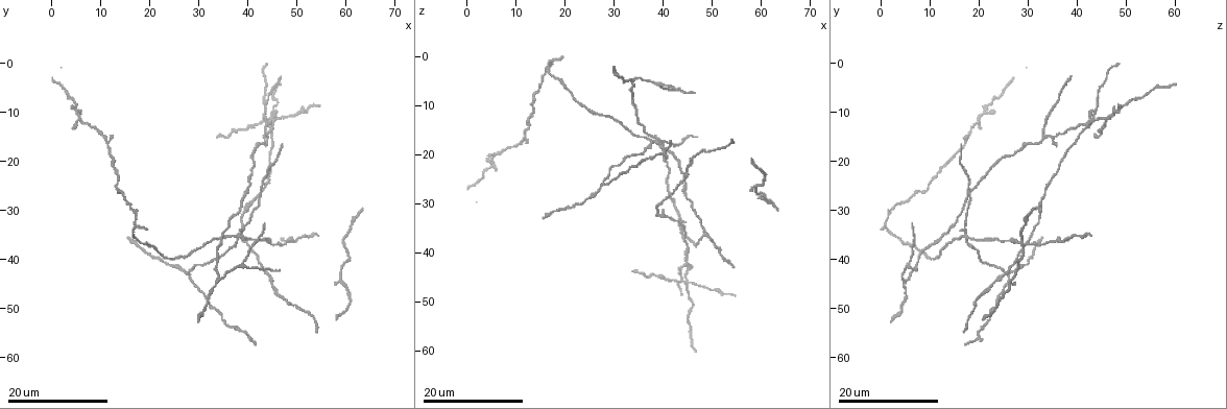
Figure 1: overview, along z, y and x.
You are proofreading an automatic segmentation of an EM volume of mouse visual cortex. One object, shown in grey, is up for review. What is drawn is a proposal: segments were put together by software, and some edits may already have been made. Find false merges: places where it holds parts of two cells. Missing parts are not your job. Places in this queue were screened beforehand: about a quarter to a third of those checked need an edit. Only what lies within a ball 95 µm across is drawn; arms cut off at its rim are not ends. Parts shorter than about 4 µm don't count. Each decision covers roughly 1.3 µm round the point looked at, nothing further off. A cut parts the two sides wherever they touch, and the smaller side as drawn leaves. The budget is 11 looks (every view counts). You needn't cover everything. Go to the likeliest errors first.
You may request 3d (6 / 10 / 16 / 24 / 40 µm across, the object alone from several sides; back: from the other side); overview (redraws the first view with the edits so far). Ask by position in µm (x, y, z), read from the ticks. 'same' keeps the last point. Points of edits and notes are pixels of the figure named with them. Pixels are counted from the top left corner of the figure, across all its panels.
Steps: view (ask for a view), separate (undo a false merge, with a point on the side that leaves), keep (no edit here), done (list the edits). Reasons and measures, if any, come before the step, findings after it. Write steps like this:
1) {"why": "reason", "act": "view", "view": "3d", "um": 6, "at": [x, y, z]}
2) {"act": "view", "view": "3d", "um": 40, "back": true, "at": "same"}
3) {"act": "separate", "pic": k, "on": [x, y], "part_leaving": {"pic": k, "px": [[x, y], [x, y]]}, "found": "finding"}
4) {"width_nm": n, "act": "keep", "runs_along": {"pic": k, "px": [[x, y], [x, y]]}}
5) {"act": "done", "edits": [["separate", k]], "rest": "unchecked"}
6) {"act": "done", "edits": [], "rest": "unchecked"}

{"why": "four-way junction", "act": "view", "view": "3d", "um": 16, "at": [37.5, 35.5, 17.0]}

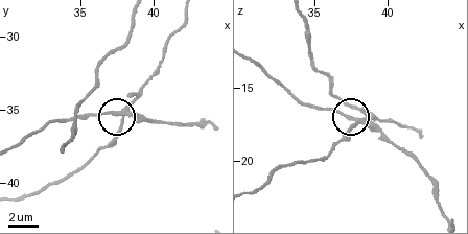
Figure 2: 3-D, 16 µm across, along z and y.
{"act": "view", "view": "3d", "um": 10, "at": [38.0, 35.6, 17.6]}

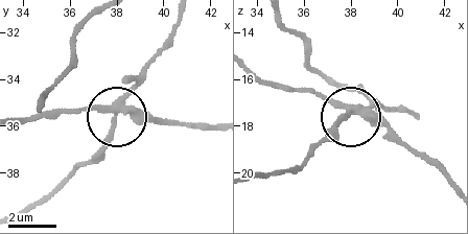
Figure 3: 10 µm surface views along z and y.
{"act": "separate", "pic": 3, "on": [131, 78], "part_leaving": {"pic": 3, "px": [[117, 109], [104, 143], [21, 209]]}, "found": "a second cell is stuck on"}

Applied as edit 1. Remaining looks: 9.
{"act": "view", "view": "3d", "um": 24, "at": [44.5, 13.0, 42.0]}

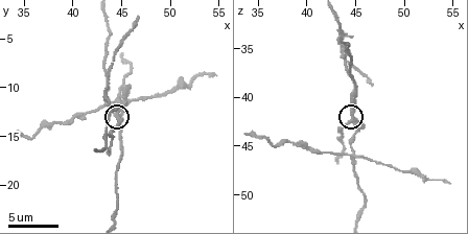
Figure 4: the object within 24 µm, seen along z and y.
{"why": "zoom in", "act": "view", "view": "3d", "um": 6, "at": "same"}

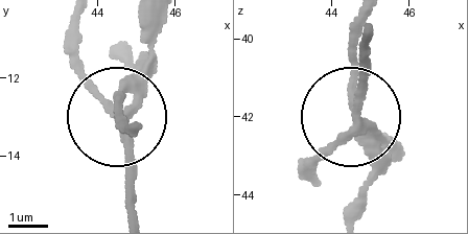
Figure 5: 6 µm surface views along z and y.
{"act": "keep", "runs_along": {"pic": 5, "px": [[360, 26], [367, 203]]}, "found": "one cell here"}

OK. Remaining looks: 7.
{"why": "branch point", "act": "view", "view": "3d", "um": 10, "at": [43.2, 15.0, 33.6]}

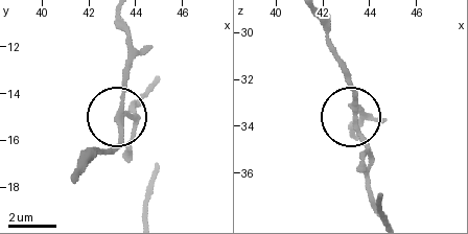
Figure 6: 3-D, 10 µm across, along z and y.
{"act": "keep", "runs_along": {"pic": 6, "px": [[97, 151], [121, 134], [127, 40]]}, "found": "all the same cell"}

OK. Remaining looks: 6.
{"act": "view", "view": "3d", "um": 24, "at": [33.0, 36.0, 15.0]}

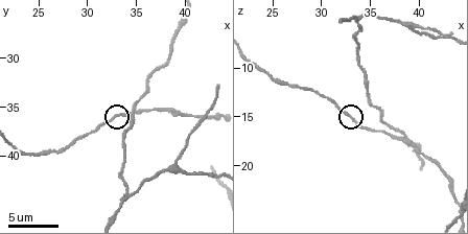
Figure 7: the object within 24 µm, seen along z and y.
{"act": "view", "view": "3d", "um": 10, "at": [33.4, 35.8, 15.2]}

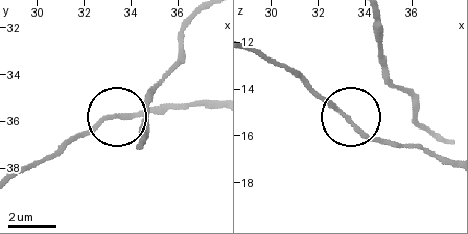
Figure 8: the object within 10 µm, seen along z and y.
{"act": "view", "view": "3d", "um": 6, "at": [33.2, 35.7, 15.3]}

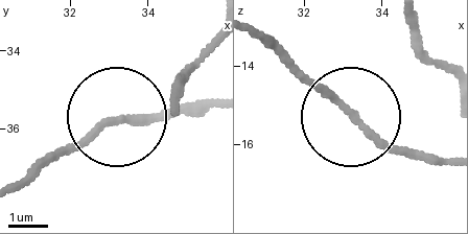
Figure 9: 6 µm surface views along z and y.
{"act": "keep", "found": "one cell here"}

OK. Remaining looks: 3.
{"why": "calibre changes", "act": "view", "view": "3d", "um": 16, "at": [41.5, 17.5, 28.5]}

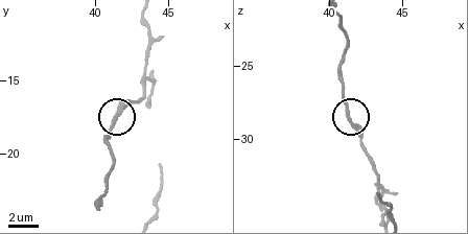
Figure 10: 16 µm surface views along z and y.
{"act": "view", "view": "3d", "um": 6, "at": [41.4, 17.6, 28.6]}

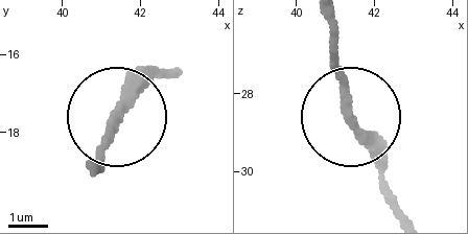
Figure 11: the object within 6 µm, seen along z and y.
{"width_nm": 230, "act": "keep", "runs_along": {"pic": 11, "px": [[150, 77], [118, 111], [104, 170]]}, "found": "one cell here"}

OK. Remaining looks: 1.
{"act": "done", "edits": [["separate", 3]], "rest": "unchecked"}

